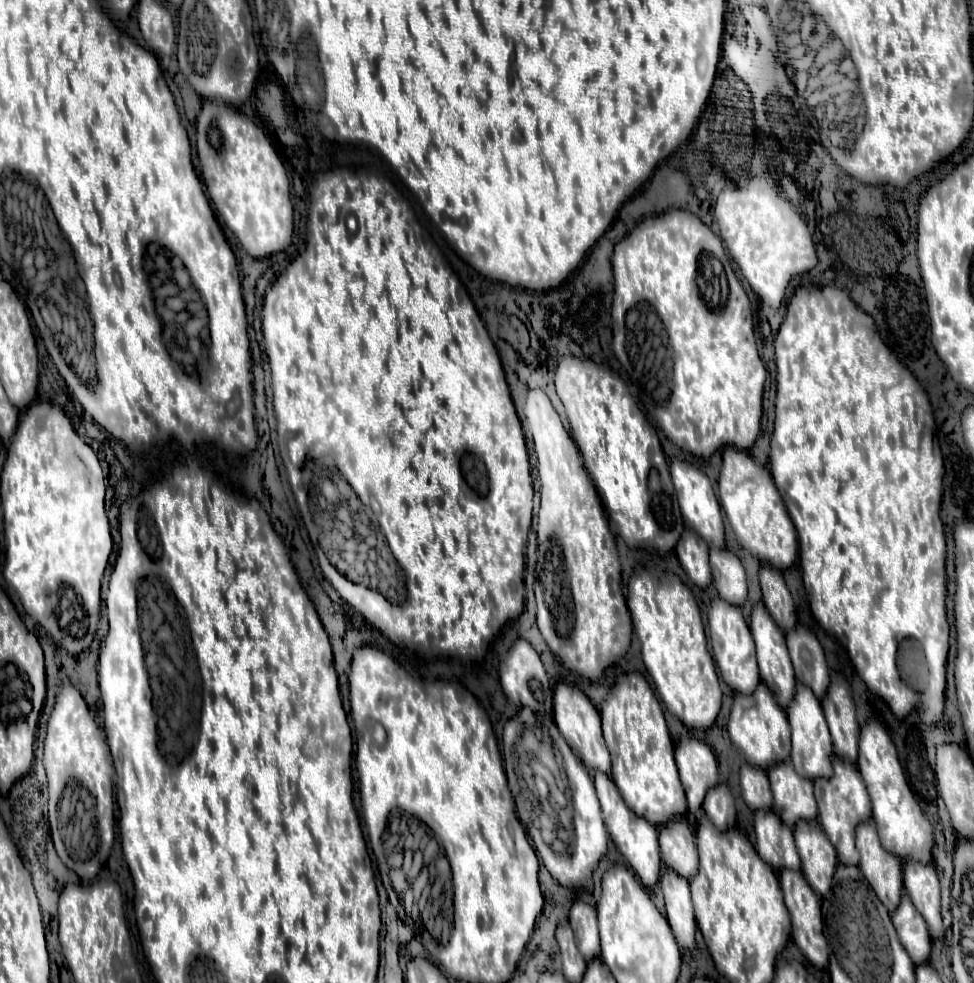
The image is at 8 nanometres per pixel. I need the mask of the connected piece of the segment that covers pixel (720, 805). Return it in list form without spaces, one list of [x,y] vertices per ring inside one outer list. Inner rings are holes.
[[[721,783],[715,789],[707,791],[707,797],[703,801],[703,809],[705,809],[707,817],[711,817],[711,821],[717,829],[729,829],[737,821],[735,801],[733,801],[731,789],[727,783]]]

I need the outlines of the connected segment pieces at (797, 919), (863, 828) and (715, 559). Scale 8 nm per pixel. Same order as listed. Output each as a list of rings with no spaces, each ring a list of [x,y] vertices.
[[[783,869],[779,875],[781,881],[781,889],[785,895],[785,905],[789,909],[791,915],[791,923],[793,923],[793,941],[797,943],[797,947],[801,949],[801,953],[815,965],[815,967],[827,967],[827,959],[829,959],[829,945],[827,939],[823,935],[823,917],[821,917],[821,897],[811,889],[811,885],[807,883],[807,879],[803,877],[801,871],[791,871],[791,869]]]
[[[873,817],[857,827],[855,843],[861,855],[859,867],[863,869],[863,875],[867,877],[869,885],[875,889],[883,905],[887,905],[889,913],[893,913],[903,893],[903,867],[899,857],[883,849]]]
[[[713,547],[709,555],[711,555],[713,583],[719,595],[727,603],[743,605],[743,601],[747,599],[747,581],[741,559],[729,549],[717,549],[717,547]]]

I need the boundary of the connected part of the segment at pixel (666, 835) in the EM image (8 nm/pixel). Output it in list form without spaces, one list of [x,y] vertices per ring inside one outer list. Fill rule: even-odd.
[[[675,817],[659,829],[659,845],[661,845],[661,857],[671,869],[683,873],[683,877],[687,879],[697,873],[699,857],[695,837],[685,817]]]

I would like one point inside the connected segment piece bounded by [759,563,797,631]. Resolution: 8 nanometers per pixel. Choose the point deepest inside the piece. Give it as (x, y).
(776, 596)

